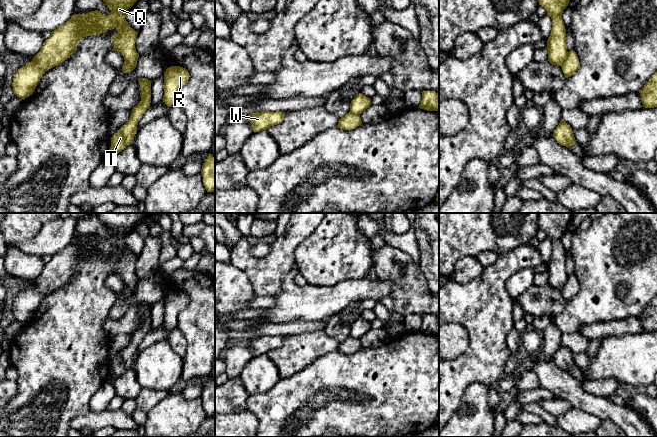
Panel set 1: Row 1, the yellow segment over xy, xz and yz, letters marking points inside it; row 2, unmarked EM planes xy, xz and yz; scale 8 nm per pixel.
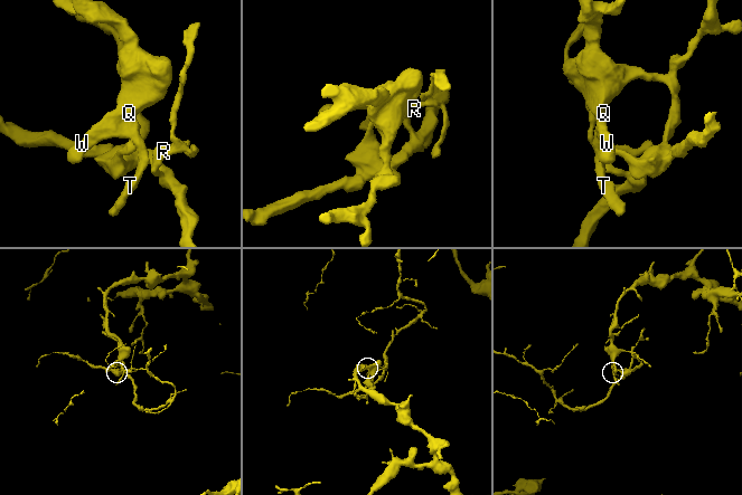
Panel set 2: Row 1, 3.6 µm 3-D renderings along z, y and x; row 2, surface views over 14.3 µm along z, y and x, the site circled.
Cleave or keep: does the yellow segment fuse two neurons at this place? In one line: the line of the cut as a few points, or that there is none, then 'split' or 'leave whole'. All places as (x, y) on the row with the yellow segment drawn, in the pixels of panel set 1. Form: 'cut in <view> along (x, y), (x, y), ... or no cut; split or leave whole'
cut in yz along (568, 52), (561, 66); split

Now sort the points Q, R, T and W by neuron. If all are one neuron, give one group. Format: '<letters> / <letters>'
Q T W / R

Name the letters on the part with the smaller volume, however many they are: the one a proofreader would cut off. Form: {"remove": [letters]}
{"remove": ["R"]}

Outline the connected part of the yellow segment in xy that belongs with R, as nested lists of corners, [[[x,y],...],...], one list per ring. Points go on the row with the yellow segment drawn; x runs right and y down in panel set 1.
[[[171,66],[164,72],[163,102],[171,107],[177,103],[178,90],[189,80],[188,71],[180,66]]]

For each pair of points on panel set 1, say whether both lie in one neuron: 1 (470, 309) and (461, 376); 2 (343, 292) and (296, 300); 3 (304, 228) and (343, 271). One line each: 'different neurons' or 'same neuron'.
1: same neuron
2: same neuron
3: different neurons

